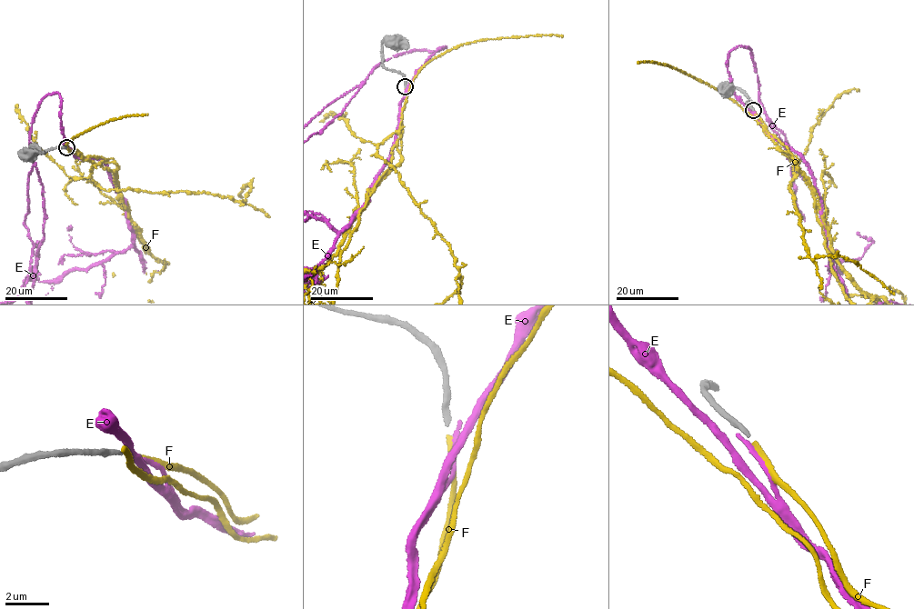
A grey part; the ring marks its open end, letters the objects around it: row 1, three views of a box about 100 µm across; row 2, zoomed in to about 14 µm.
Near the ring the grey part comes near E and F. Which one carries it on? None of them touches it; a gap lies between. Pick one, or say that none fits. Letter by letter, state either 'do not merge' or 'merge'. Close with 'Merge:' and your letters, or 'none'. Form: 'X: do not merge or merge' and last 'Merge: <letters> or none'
E: do not merge
F: merge
Merge: F

